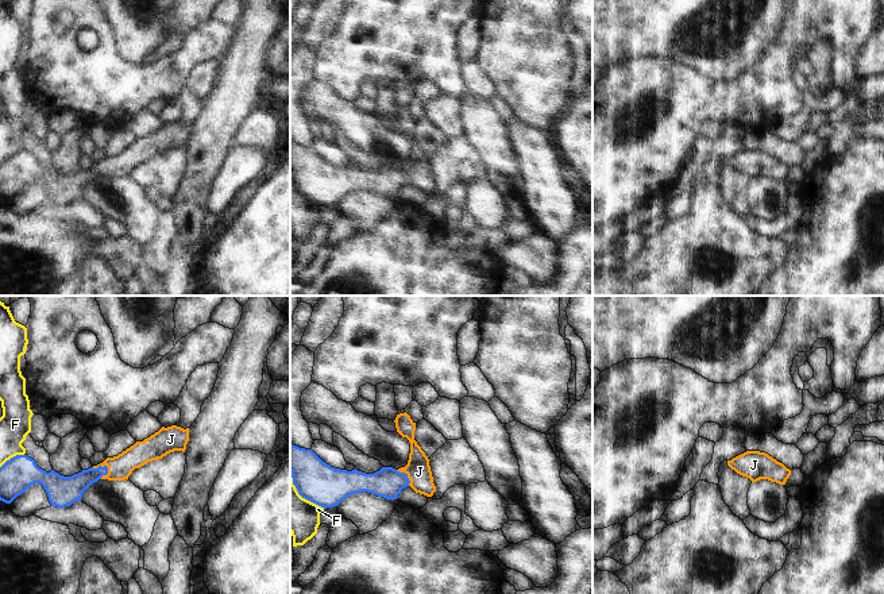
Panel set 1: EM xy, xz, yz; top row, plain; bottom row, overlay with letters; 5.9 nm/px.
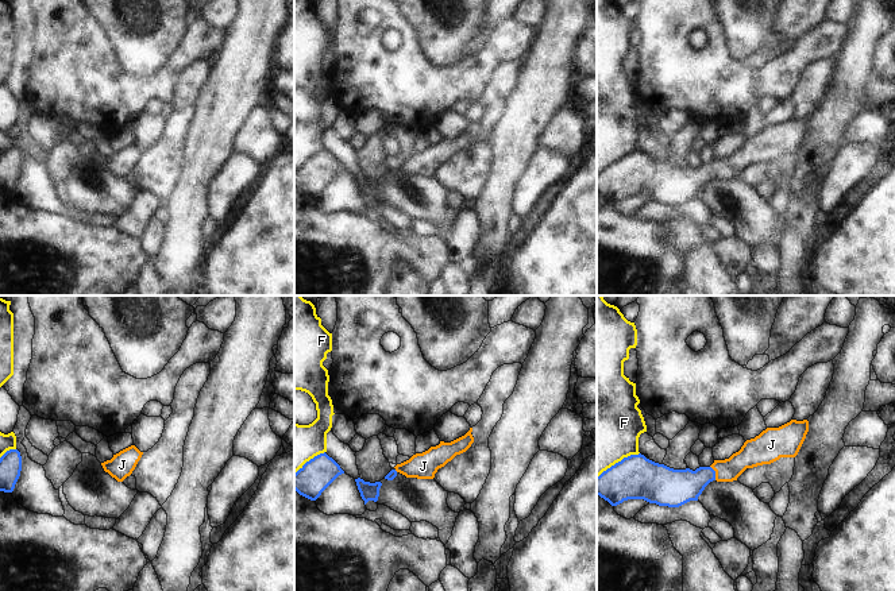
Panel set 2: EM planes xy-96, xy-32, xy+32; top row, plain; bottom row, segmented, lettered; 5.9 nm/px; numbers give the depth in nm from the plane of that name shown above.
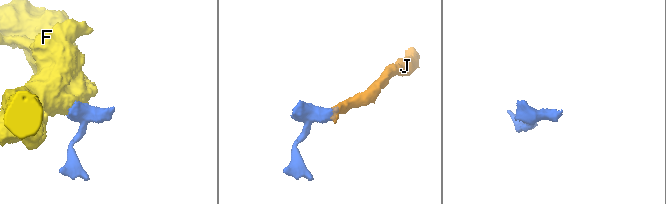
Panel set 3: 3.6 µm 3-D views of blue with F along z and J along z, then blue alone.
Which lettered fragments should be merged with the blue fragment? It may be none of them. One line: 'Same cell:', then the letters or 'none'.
Same cell: J

